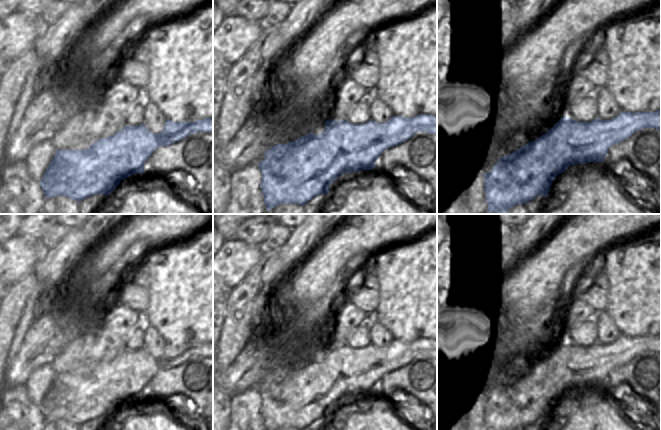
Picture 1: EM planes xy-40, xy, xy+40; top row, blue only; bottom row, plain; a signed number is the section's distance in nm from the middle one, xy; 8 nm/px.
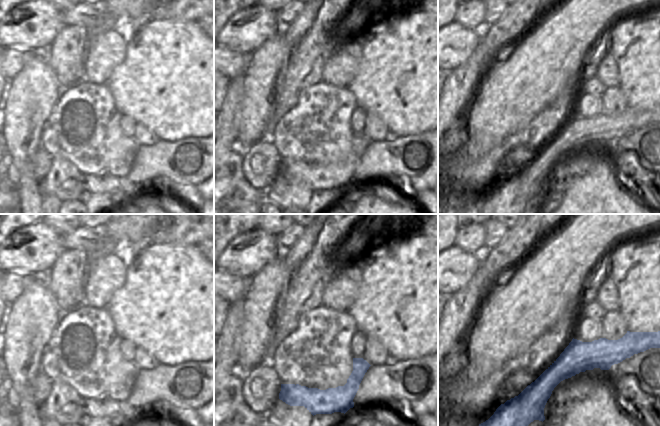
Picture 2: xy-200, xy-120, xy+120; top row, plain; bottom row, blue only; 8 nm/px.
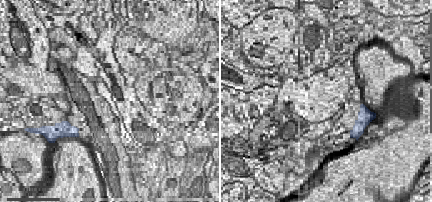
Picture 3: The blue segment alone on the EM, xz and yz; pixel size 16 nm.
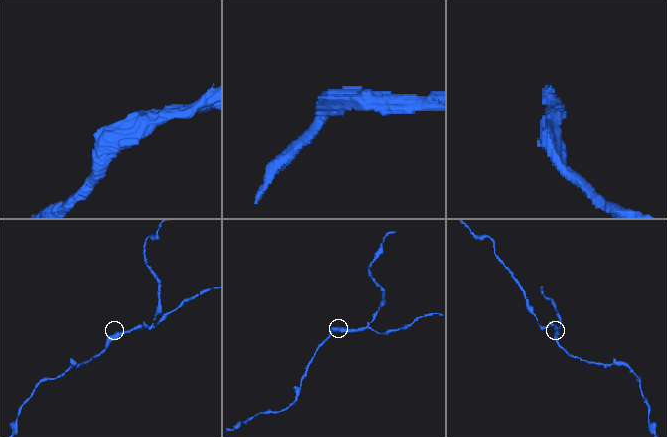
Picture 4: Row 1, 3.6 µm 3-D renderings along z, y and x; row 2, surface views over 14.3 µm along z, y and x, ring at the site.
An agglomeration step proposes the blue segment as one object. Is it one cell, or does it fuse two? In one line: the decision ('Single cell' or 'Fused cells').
Fused cells.

